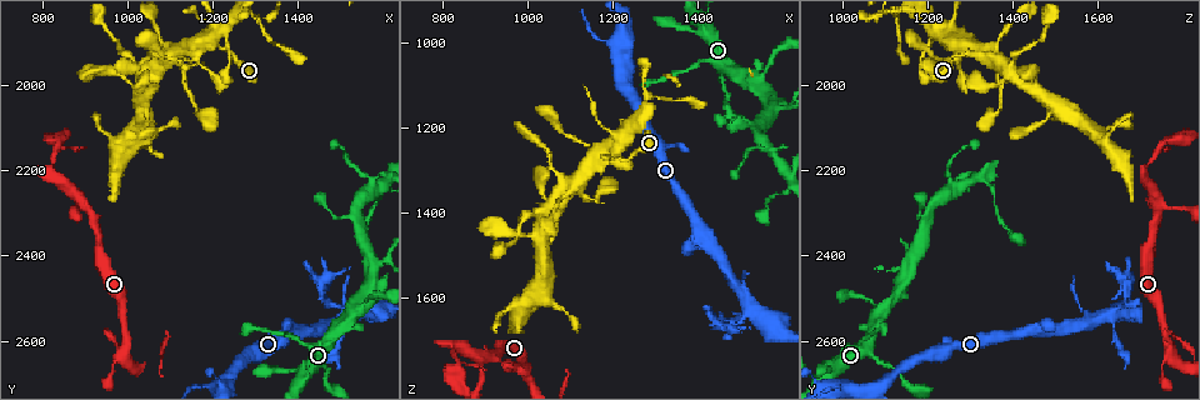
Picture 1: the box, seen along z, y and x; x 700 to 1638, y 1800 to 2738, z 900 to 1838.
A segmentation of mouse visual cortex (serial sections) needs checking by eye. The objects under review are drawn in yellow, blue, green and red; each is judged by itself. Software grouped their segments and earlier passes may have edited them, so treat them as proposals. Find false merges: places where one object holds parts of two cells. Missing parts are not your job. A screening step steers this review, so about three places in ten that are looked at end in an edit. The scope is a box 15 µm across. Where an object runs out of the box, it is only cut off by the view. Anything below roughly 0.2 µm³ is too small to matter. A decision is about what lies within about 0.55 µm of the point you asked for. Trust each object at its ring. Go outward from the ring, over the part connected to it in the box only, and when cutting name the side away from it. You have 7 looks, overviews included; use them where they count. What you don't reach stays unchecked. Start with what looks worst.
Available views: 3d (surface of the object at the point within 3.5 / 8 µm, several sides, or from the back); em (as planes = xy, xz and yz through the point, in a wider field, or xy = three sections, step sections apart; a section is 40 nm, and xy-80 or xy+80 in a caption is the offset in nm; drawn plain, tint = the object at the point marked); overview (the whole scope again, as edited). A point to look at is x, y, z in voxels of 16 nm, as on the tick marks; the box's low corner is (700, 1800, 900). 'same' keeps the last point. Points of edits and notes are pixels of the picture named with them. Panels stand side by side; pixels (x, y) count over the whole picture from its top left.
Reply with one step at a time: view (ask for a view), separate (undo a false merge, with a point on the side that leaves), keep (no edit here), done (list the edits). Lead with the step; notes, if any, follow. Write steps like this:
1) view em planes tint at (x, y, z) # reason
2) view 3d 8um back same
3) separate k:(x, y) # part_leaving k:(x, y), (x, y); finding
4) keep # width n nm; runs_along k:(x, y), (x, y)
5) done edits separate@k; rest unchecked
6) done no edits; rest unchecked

view 3d 8um at (1155, 1935, 1255) # abrupt turn

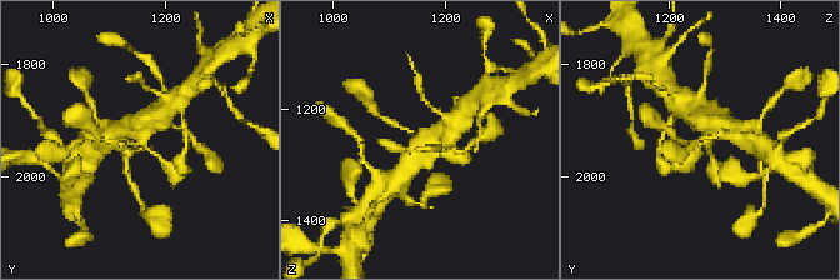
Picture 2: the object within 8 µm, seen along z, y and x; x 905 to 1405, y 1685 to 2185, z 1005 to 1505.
view em xy step 2 tint at (1155, 1940, 1260)

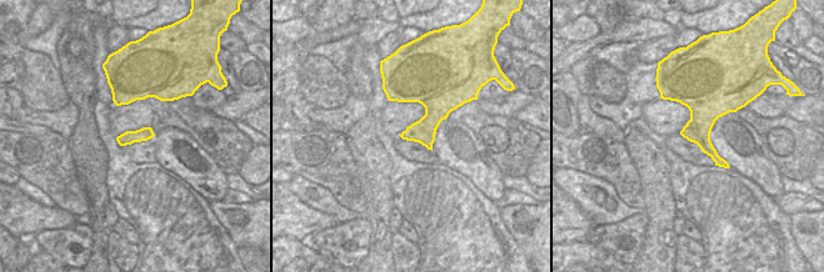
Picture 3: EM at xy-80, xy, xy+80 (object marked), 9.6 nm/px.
keep # all the same cell

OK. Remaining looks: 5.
view 3d 3.5um at (1030, 1965, 1395) # thick turns thin

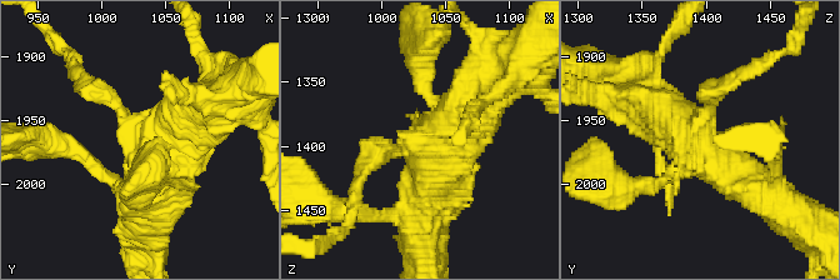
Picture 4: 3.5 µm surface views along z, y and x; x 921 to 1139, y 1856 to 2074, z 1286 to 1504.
view em xy step 1 tint at (1030, 1958, 1396) # shape alone is not enough

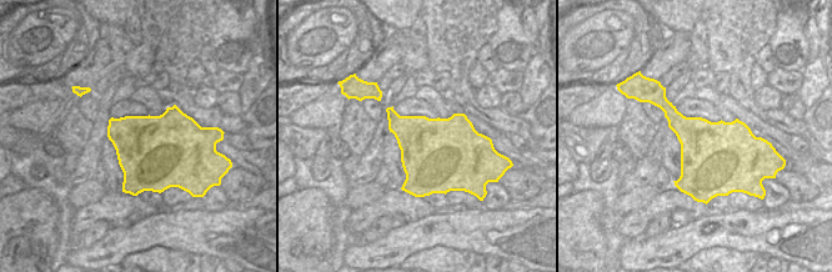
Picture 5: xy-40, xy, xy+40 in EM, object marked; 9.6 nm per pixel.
view em xy step 2 tint same

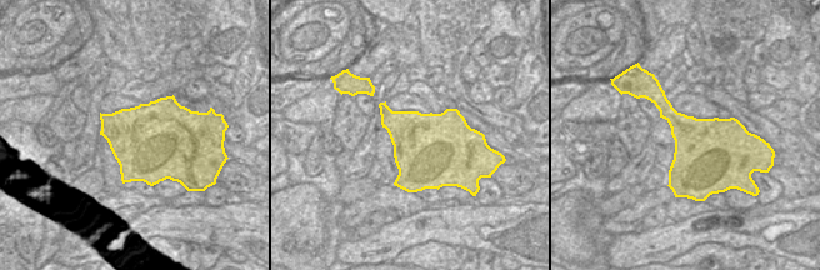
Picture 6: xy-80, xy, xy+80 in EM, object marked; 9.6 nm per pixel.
keep # runs_along 4:(646, 106), (689, 130), (759, 191); one cell here

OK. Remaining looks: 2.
view em xy step 2 tint at (1510, 2530, 1635) # calibre changes

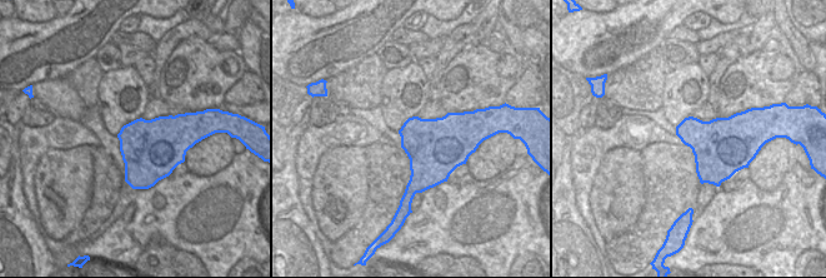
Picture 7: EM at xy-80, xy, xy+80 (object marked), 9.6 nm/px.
view 3d 3.5um same # wider look

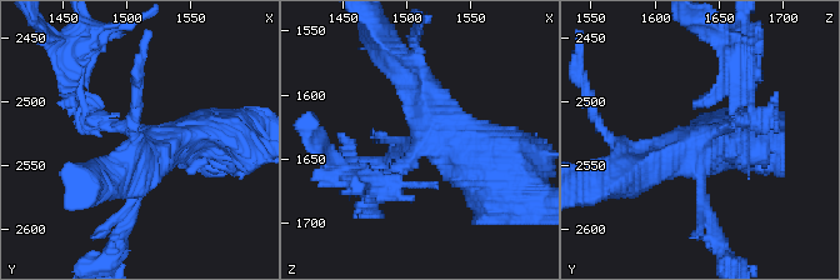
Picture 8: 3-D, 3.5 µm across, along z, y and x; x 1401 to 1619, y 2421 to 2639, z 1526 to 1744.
separate 8:(91, 123) # part_leaving 8:(126, 129), (73, 101), (65, 68); a second cell is stuck on

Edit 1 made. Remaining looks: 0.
done edits separate@8; rest unchecked

